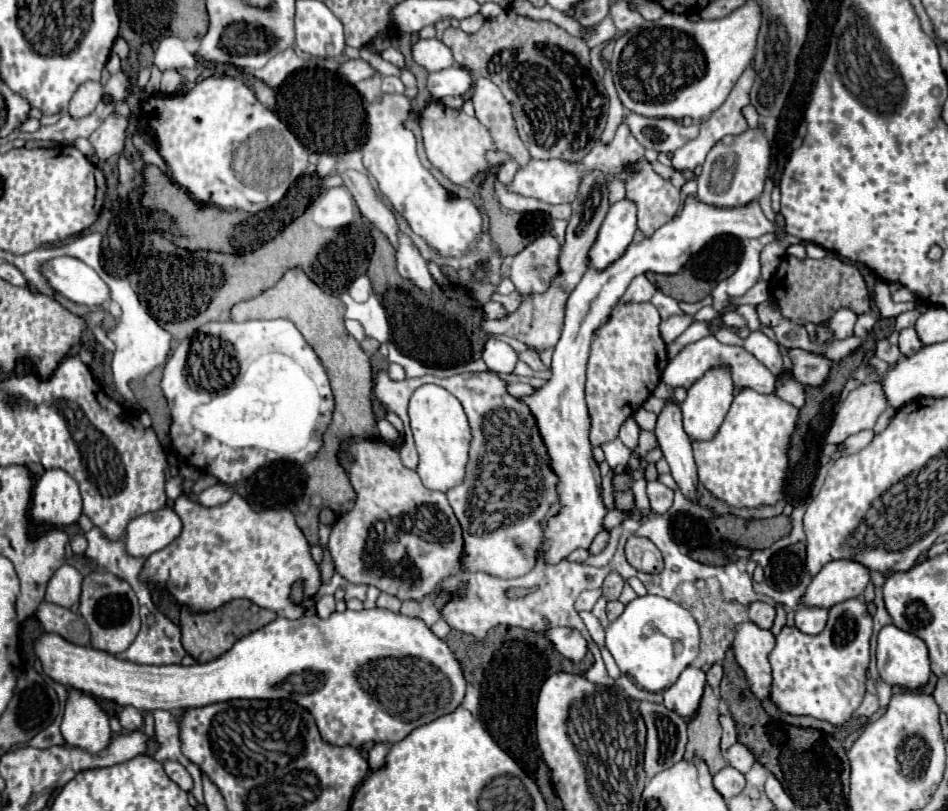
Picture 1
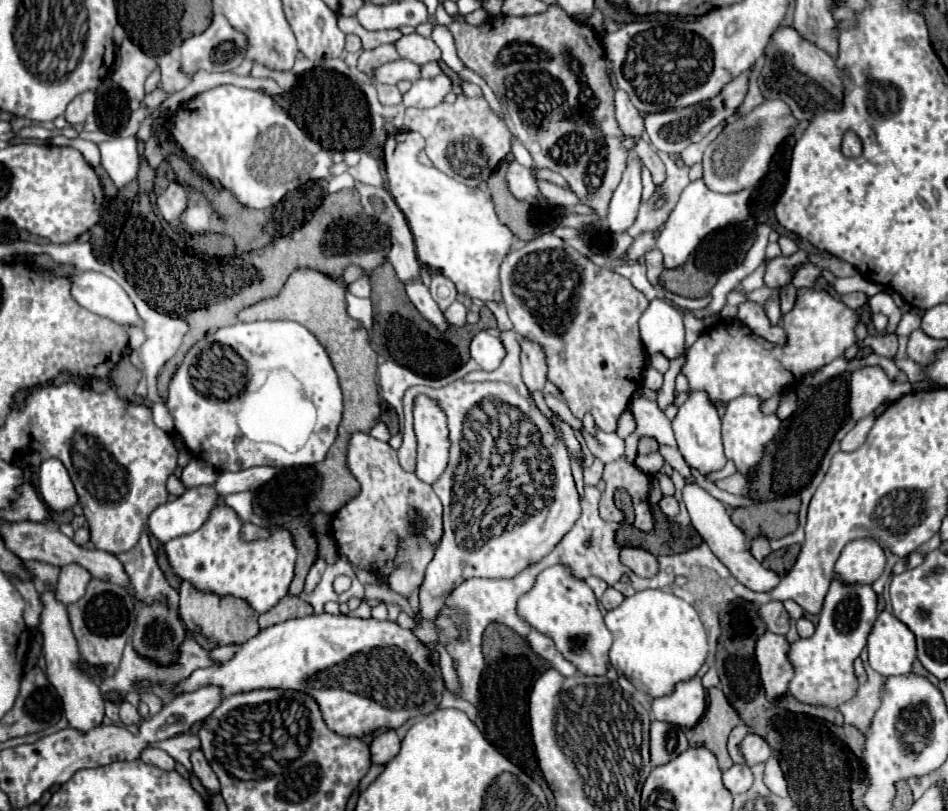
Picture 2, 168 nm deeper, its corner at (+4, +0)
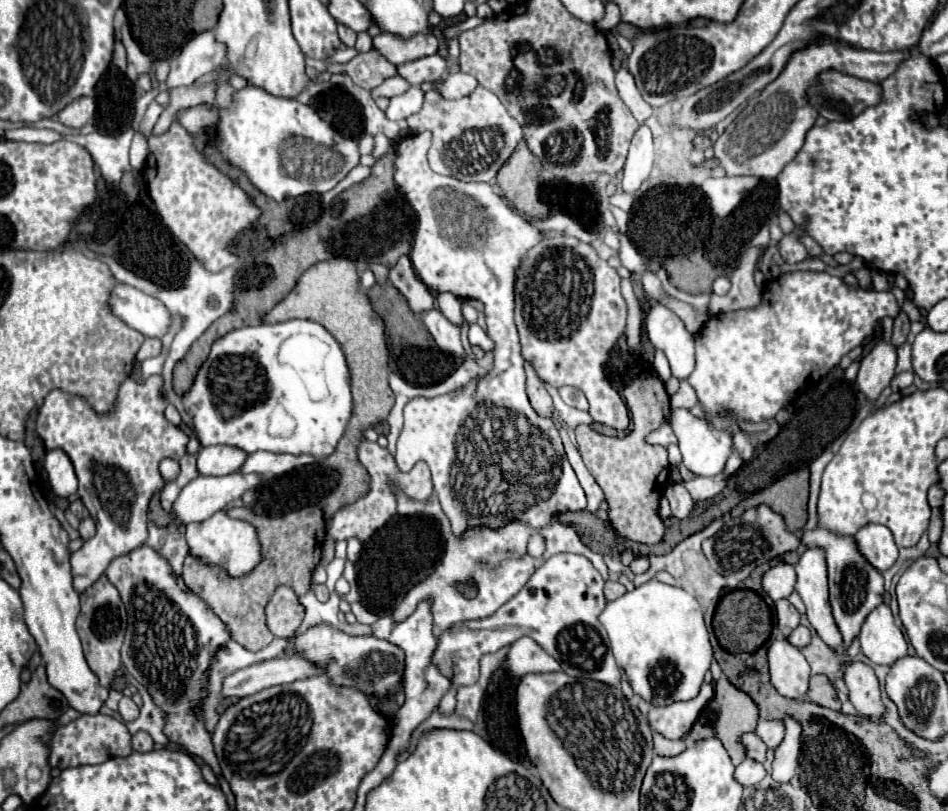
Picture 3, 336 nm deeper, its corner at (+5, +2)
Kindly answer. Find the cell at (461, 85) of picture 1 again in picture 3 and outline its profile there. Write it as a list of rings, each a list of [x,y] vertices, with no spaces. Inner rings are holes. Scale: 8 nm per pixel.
[[[413,86],[405,94],[393,96],[389,100],[385,116],[389,120],[403,120],[403,118],[419,112],[419,106],[423,106],[423,90],[419,86]]]

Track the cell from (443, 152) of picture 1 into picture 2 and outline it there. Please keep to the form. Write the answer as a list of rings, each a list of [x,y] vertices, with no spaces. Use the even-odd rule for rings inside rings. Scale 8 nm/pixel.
[[[458,96],[454,104],[438,104],[434,108],[408,108],[404,116],[404,130],[416,130],[426,140],[426,154],[432,164],[466,186],[478,186],[490,176],[510,152],[510,138],[506,124],[490,110],[484,98]]]

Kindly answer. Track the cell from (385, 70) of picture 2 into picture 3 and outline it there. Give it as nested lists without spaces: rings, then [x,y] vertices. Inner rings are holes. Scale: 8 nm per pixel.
[[[433,54],[427,58],[419,58],[415,62],[409,62],[407,66],[399,66],[397,70],[399,70],[399,76],[403,76],[411,84],[419,86],[423,82],[439,80],[447,72],[447,60],[439,54]]]

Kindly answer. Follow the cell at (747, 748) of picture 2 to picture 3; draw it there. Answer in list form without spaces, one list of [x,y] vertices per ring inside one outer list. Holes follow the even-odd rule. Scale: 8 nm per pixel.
[[[761,720],[757,724],[757,734],[769,748],[777,748],[785,736],[785,724],[783,720]]]

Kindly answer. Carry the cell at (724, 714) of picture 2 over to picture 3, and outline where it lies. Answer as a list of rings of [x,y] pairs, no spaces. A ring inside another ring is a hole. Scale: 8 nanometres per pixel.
[[[721,676],[715,684],[715,698],[699,714],[697,722],[693,724],[693,728],[689,732],[689,738],[699,740],[699,738],[715,736],[727,748],[727,752],[731,754],[731,760],[735,764],[741,764],[745,760],[745,744],[741,742],[741,736],[745,732],[755,732],[757,722],[759,722],[759,706],[753,702],[753,698],[749,694],[745,694],[743,690],[735,688],[725,676]]]

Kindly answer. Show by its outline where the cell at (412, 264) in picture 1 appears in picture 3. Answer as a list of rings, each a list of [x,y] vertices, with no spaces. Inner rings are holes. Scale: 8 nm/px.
[[[429,310],[427,314],[423,314],[423,322],[425,322],[427,330],[431,332],[435,344],[443,352],[457,356],[461,360],[469,358],[463,344],[461,344],[461,330],[455,324],[451,324],[439,310]]]

